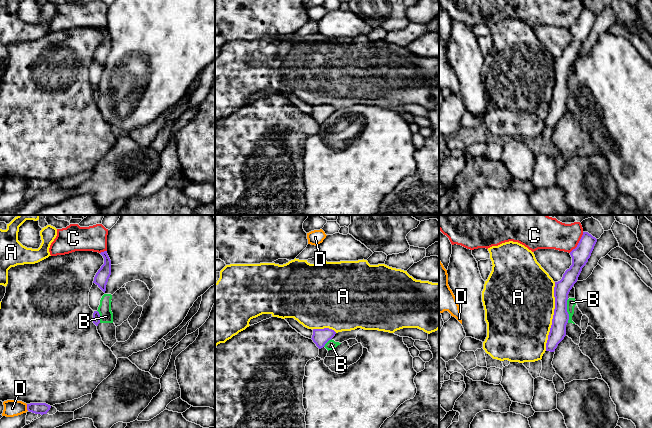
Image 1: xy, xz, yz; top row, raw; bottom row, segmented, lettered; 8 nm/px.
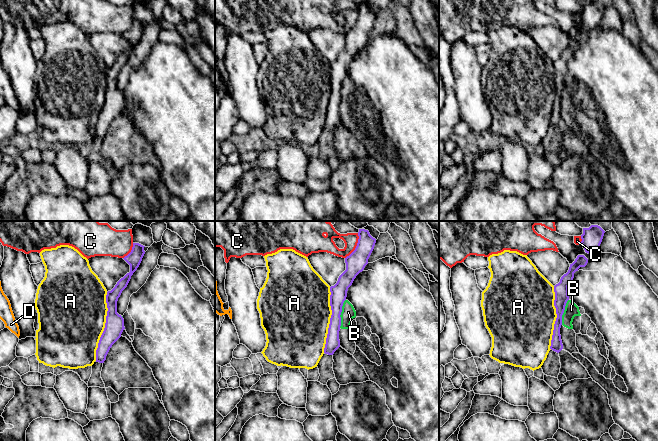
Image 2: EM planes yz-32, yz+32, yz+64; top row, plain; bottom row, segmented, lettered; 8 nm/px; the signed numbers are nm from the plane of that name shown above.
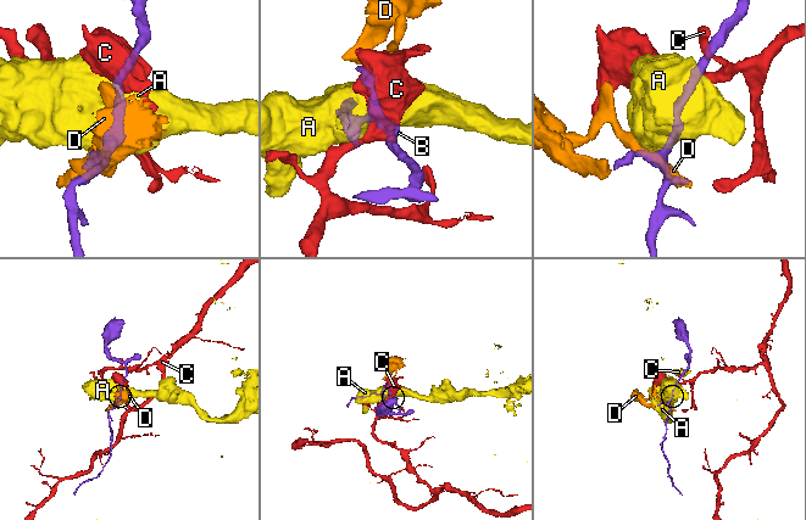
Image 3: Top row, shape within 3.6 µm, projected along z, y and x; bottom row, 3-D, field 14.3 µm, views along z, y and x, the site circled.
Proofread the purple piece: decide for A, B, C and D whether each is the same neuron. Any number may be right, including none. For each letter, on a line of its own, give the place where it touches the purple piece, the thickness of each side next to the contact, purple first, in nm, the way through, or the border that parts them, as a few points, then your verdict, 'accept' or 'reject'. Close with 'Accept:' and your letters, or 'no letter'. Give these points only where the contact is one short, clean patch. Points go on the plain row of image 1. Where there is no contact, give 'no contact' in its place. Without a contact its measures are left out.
A: contact yz (553, 92); calibres 130 and 500 nm; reject
B: contact yz (566, 87); calibres 130 and 80 nm; border yz (568, 75), (567, 98); reject
C: contact yz (578, 19); calibres 140 and 220 nm; border yz (583, 8), (578, 20), (569, 28); reject
D: contact xy (27, 183); calibres 100 and 130 nm; reject
Accept: no letter

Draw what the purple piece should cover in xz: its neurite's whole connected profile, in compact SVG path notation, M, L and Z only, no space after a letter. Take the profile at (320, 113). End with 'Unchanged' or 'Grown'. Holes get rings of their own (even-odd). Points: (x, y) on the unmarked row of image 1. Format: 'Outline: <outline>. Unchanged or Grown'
Outline: M329 104L313 105L312 116L316 122L321 125L325 120L335 112L336 108Z. Unchanged

